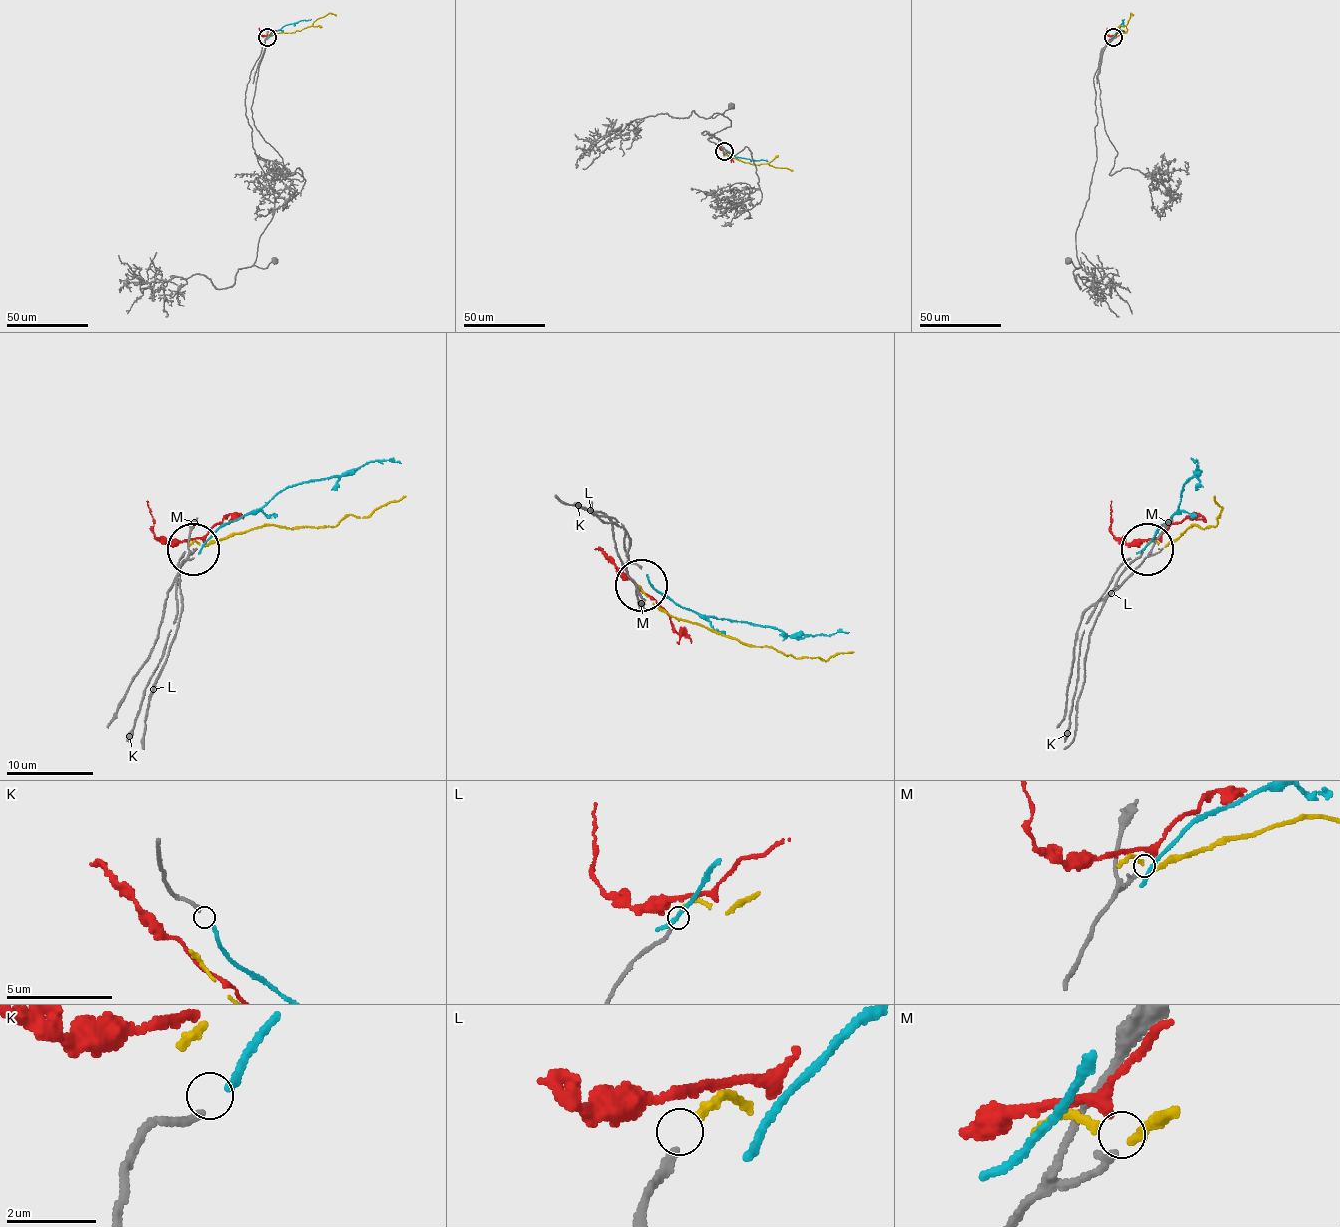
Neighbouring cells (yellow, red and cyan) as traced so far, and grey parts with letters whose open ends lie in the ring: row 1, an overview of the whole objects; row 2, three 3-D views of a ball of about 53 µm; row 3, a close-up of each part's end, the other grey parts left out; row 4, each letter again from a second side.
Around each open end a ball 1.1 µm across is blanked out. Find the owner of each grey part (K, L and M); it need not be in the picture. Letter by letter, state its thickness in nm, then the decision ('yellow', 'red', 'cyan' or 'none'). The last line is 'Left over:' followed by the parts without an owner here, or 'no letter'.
K: calibre 180 nm; cyan
L: calibre 160 nm; yellow
M: calibre 170 nm; red
Left over: no letter

